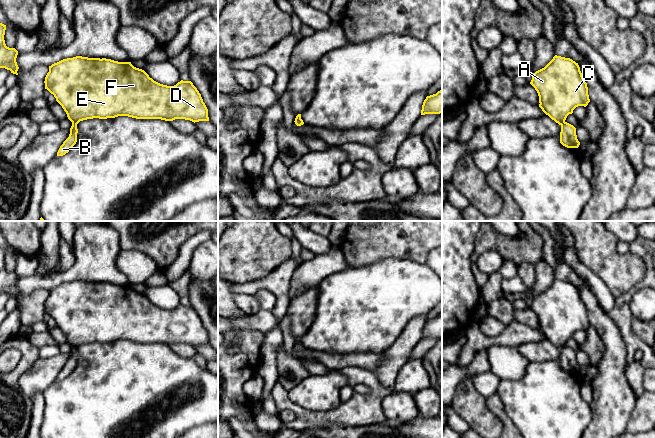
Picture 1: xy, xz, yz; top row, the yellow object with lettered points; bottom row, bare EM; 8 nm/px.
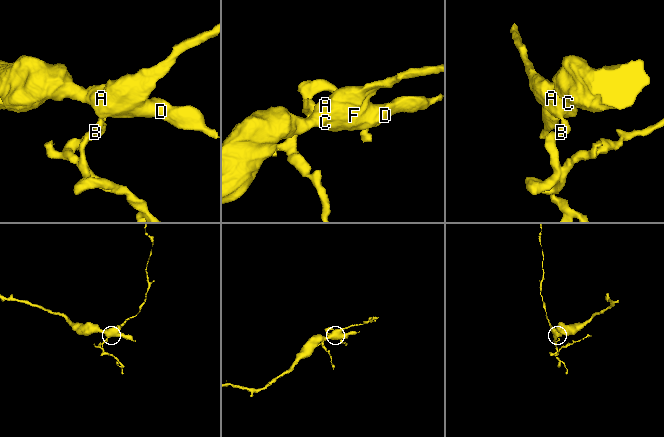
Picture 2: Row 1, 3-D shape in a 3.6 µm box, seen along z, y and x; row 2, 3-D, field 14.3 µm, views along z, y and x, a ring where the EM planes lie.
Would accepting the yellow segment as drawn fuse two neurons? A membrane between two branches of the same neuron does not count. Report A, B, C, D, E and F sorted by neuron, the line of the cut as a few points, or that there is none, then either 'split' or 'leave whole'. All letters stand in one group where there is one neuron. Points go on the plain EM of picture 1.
A C D E F / B | xy (72, 346), (76, 348) | split

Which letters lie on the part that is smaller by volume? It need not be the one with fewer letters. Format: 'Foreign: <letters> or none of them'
Foreign: B

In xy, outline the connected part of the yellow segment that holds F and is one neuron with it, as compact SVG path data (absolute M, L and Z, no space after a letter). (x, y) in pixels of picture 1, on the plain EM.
M82 280L67 282L49 290L44 307L45 313L54 319L73 348L118 340L165 345L185 343L194 347L209 345L208 333L191 305L181 304L174 310L163 309L131 286Z

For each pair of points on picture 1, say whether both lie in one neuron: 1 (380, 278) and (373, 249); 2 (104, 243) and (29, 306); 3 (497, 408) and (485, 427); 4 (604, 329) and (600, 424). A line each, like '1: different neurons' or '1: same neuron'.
1: different neurons
2: different neurons
3: different neurons
4: same neuron

